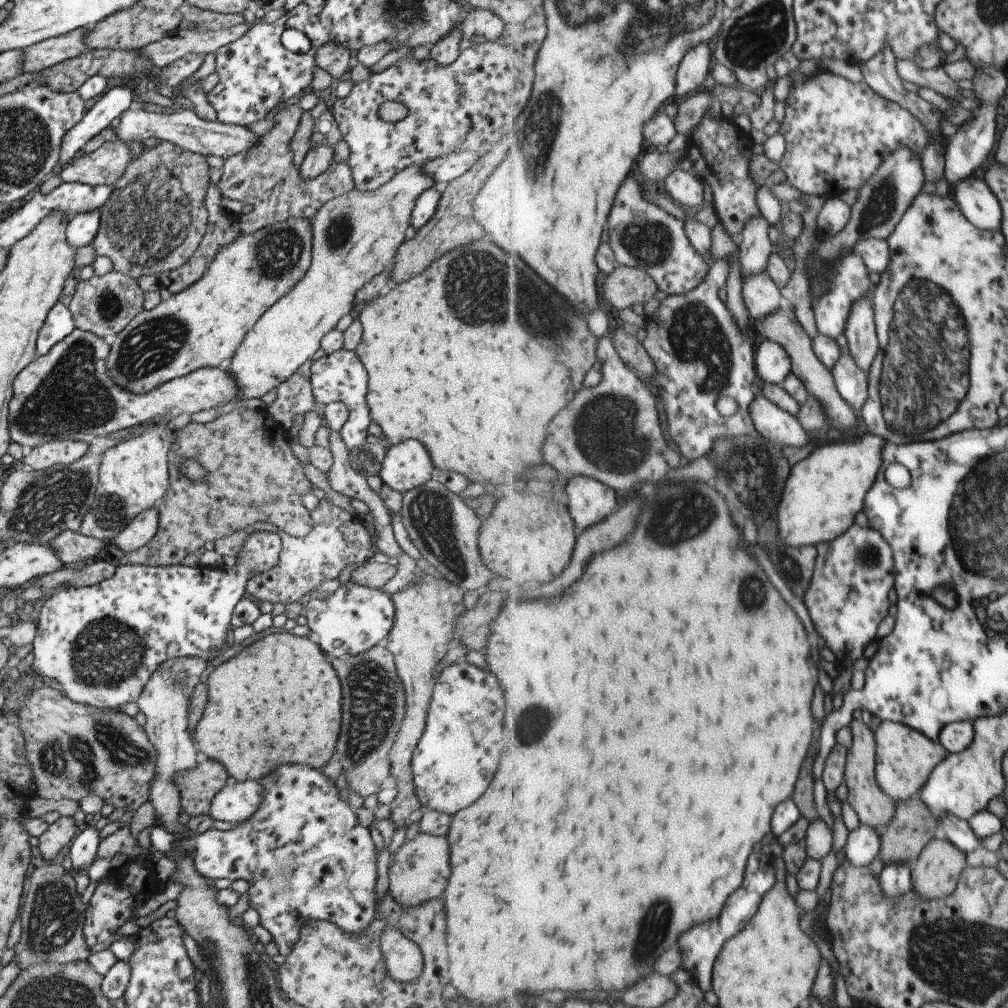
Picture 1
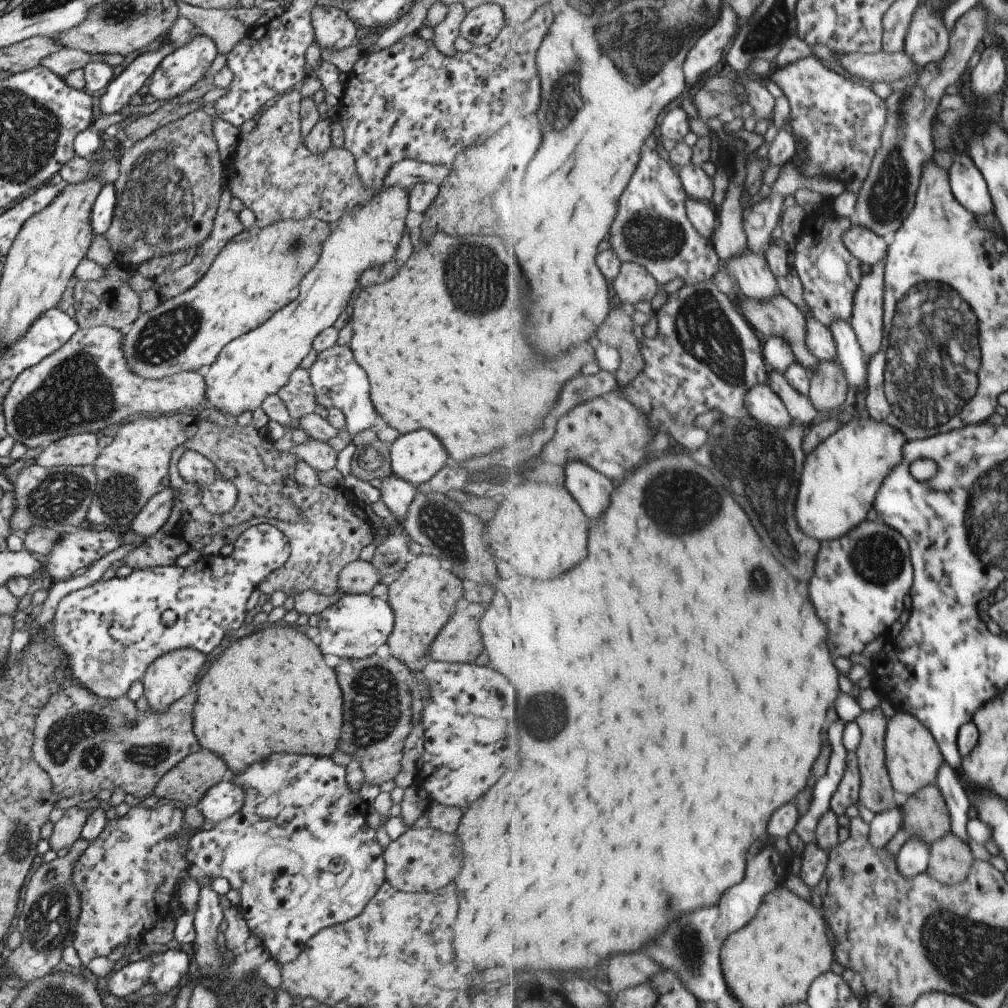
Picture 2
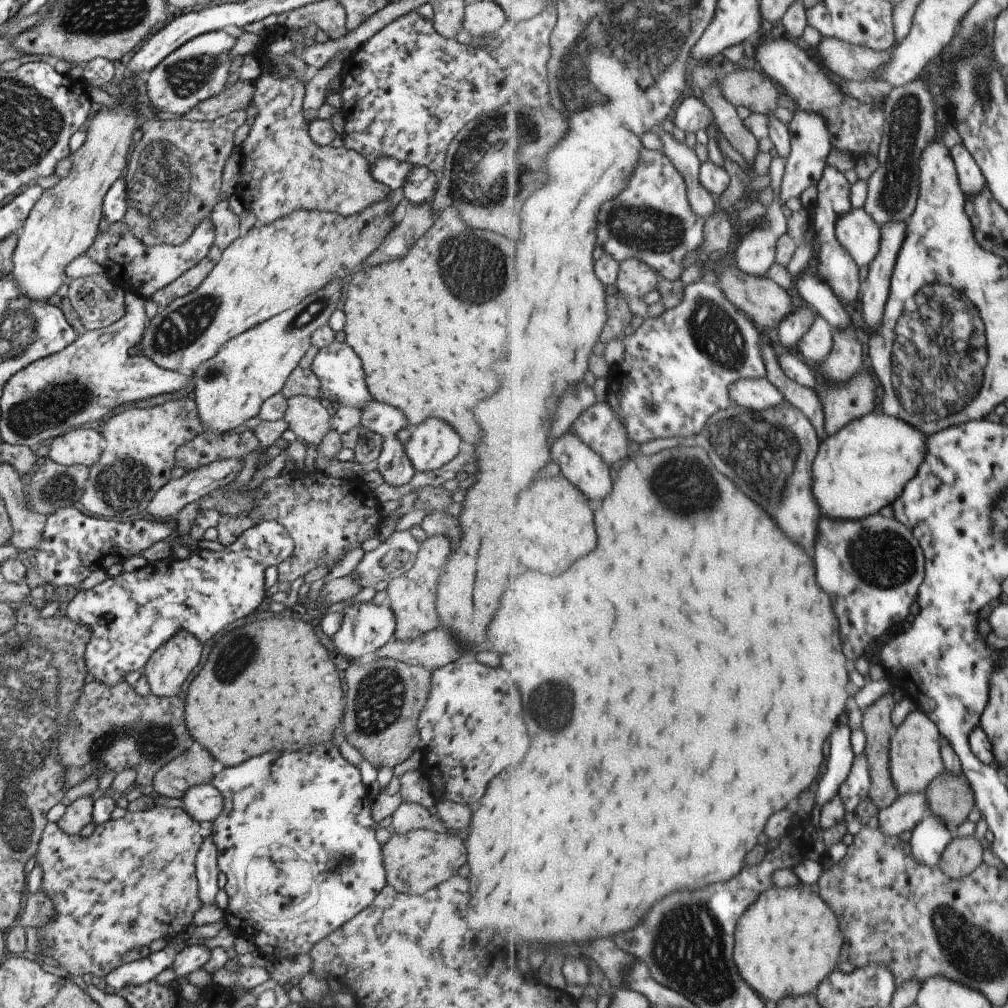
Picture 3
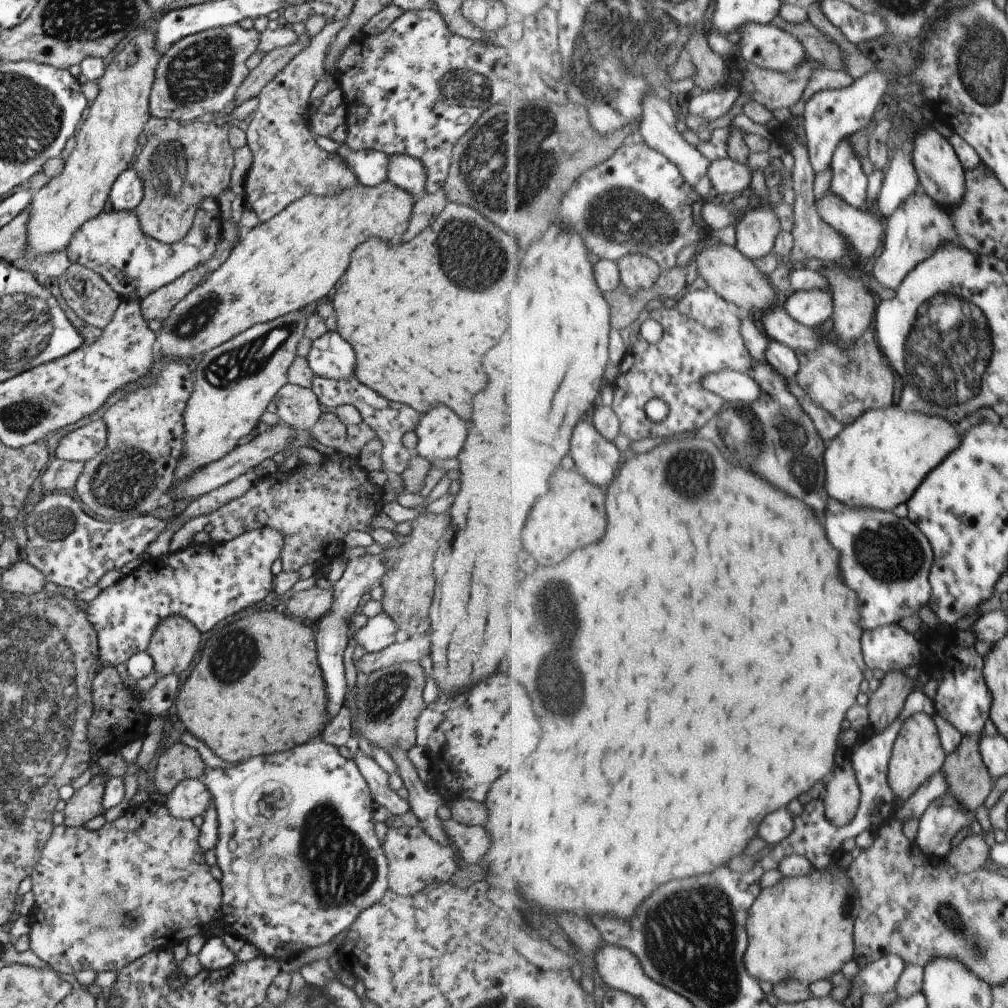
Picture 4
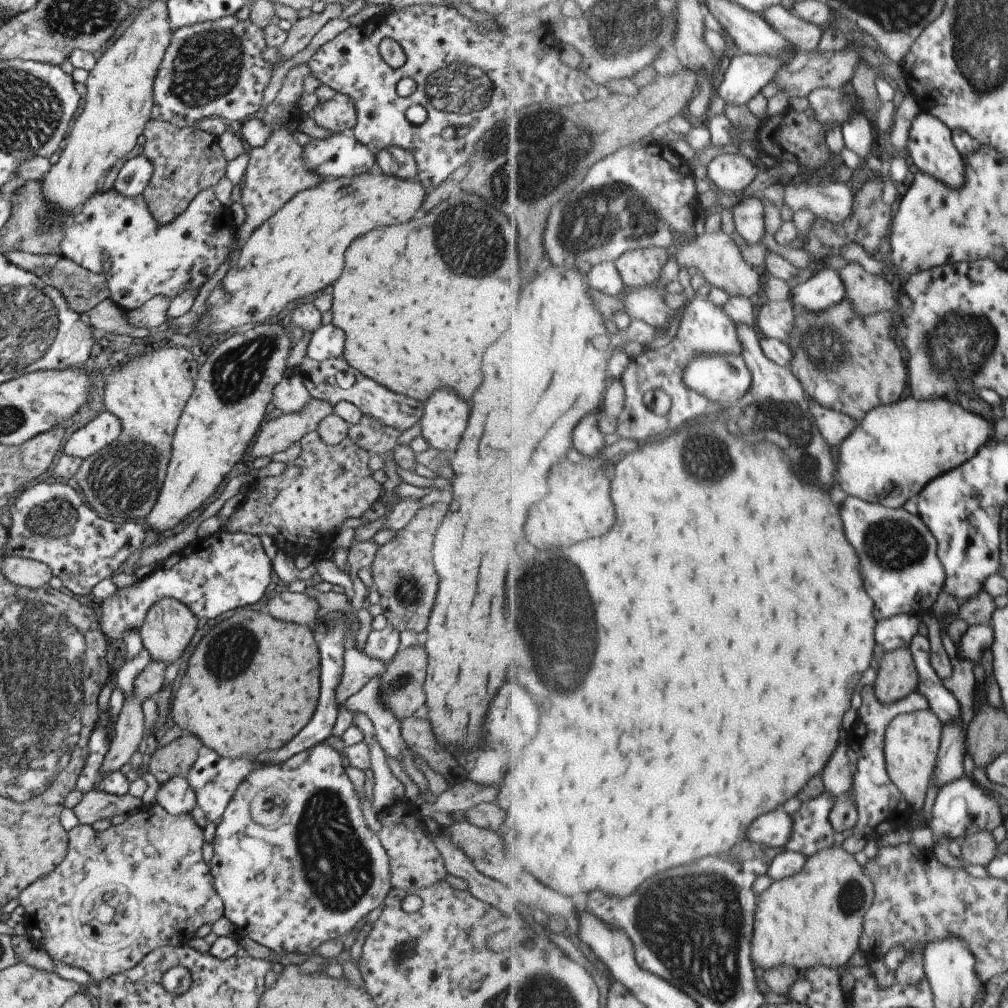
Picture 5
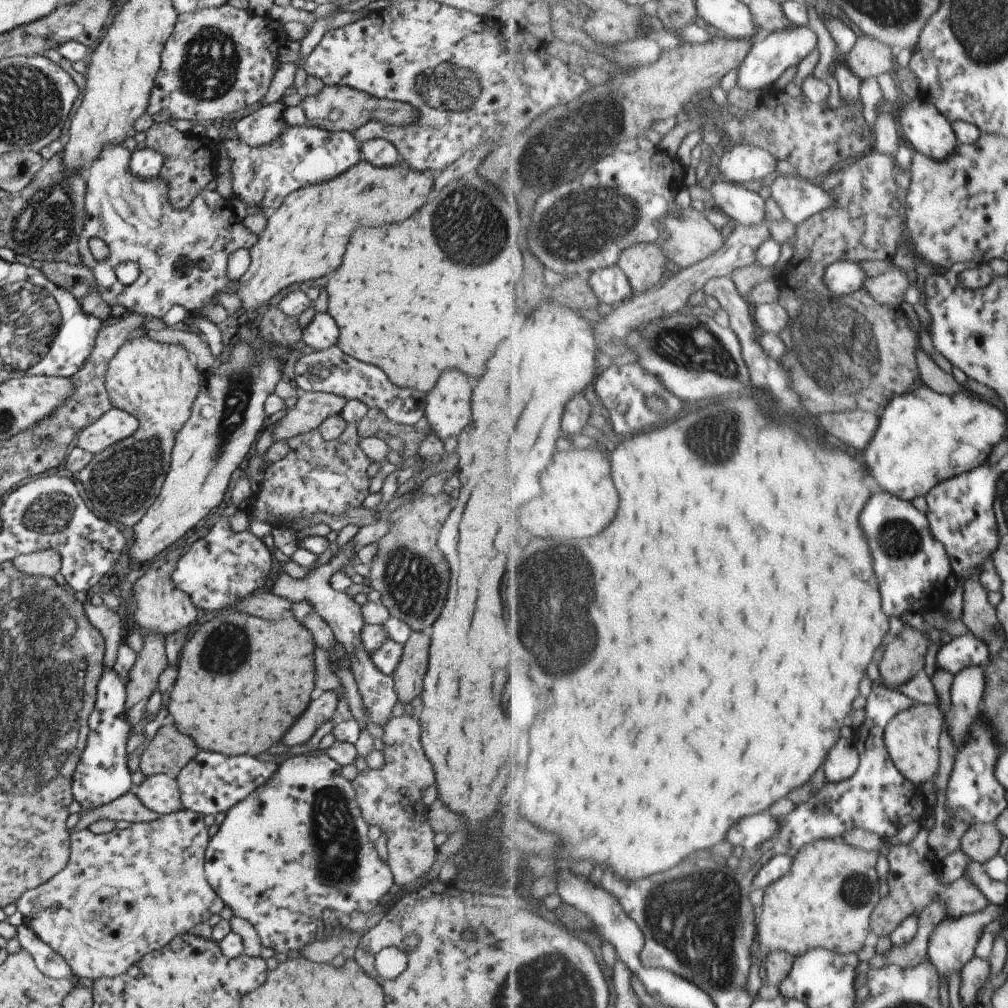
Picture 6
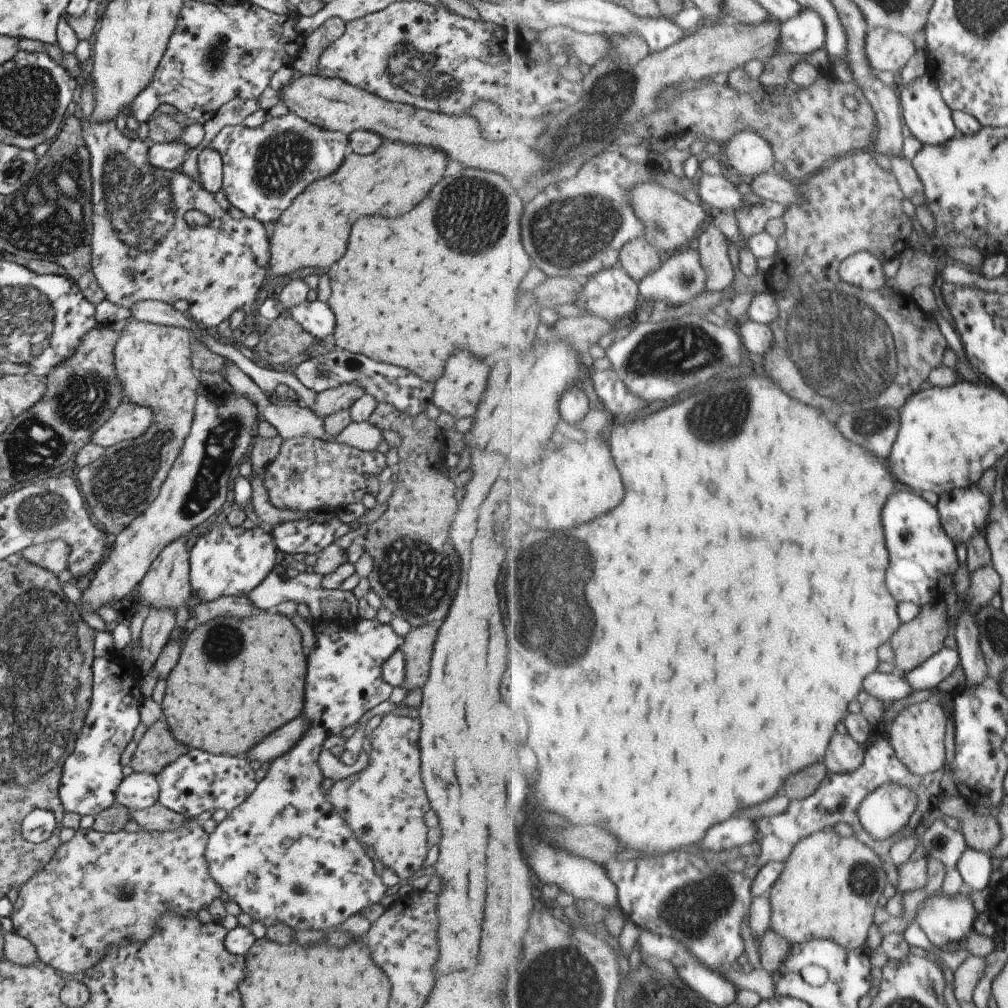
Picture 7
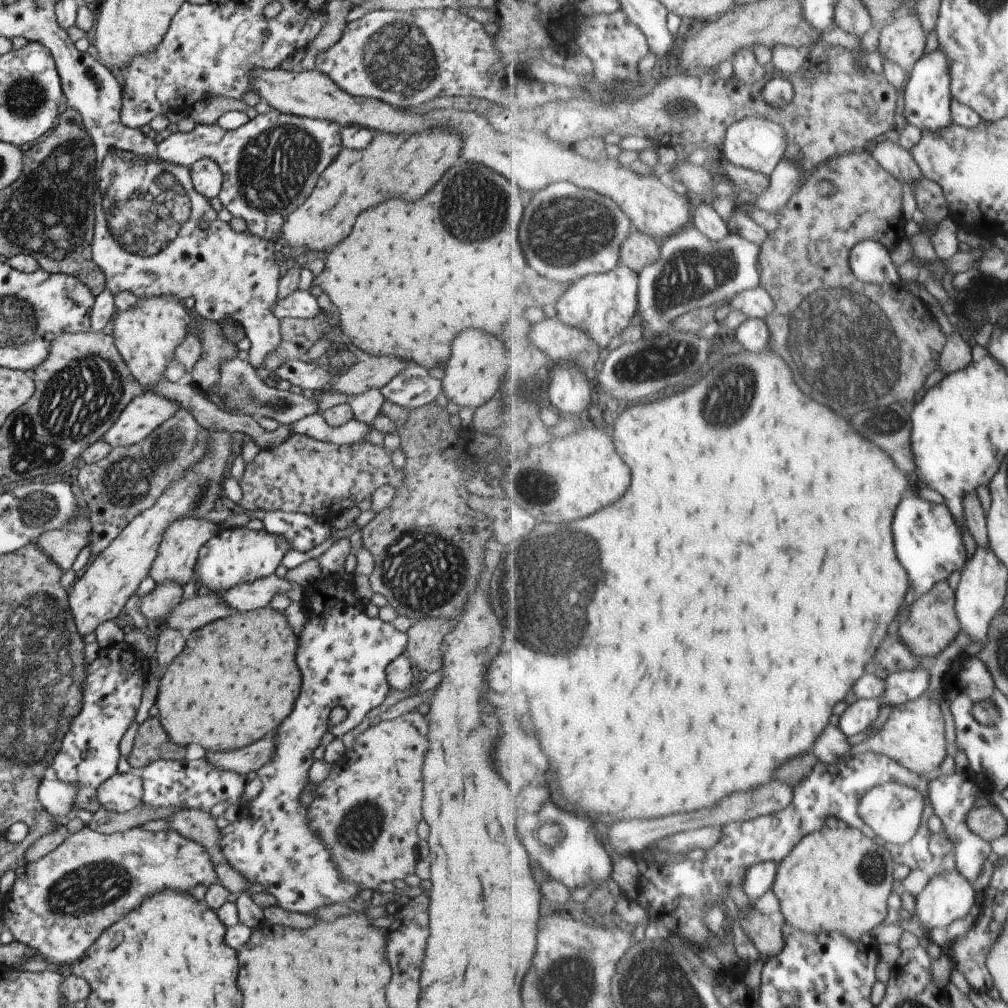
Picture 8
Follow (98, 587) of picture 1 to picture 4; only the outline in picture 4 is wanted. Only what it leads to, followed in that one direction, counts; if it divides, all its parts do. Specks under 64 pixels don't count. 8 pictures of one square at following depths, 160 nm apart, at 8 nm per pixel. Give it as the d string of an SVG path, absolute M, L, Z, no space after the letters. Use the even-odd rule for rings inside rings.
M268 527L243 532L240 536L221 544L195 544L175 553L166 553L141 563L138 568L124 575L117 583L101 590L87 604L85 616L93 626L97 642L97 660L101 666L115 668L136 653L146 652L149 637L161 620L171 616L183 616L199 633L204 633L223 618L231 616L243 608L251 608L263 600L272 589L271 564L280 558L283 536Z

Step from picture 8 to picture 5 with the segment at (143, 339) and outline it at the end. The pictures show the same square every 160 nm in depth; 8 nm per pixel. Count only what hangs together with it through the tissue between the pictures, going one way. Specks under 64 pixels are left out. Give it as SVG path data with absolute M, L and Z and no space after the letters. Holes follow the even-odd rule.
M185 348L153 349L147 354L130 357L125 364L113 367L105 377L103 403L100 407L119 420L121 432L105 450L83 459L73 476L85 498L84 504L101 519L113 523L134 521L135 518L145 518L153 508L164 482L179 416L193 390L200 356L197 352L187 352Z

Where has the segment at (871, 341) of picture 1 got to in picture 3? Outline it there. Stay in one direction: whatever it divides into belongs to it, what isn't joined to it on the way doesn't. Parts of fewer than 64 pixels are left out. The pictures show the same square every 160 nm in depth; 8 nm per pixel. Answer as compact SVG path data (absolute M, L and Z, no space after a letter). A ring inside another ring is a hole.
M893 221L882 228L882 243L878 257L870 264L866 282L861 290L862 314L870 335L878 331L882 321L887 301L890 299L892 278L898 263L899 253L902 251L904 242L907 240L909 221Z

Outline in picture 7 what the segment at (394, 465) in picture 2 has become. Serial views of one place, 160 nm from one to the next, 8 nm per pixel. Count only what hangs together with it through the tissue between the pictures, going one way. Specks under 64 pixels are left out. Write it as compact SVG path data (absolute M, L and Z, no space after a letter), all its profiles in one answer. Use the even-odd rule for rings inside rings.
M455 350L455 352L449 354L449 358L445 362L443 376L440 376L434 382L431 402L440 411L443 410L443 412L451 414L455 420L473 416L477 402L479 402L479 396L483 394L483 388L485 388L485 382L487 382L487 374L489 374L489 366L483 360L473 358L465 350Z

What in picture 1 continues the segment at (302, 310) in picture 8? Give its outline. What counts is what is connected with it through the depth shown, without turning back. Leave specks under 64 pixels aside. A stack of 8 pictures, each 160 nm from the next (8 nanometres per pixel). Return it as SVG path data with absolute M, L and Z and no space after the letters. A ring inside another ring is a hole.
M341 348L335 352L324 354L311 363L310 387L315 402L324 405L341 402L348 410L348 417L338 430L348 450L360 445L369 436L367 426L369 426L371 420L366 403L367 385L368 376L366 370L359 362L355 351L346 351Z

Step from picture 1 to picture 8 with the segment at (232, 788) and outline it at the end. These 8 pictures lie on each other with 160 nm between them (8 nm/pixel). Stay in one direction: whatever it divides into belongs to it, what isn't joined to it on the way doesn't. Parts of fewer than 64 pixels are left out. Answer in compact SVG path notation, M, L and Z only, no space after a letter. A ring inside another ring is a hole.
M132 771L115 774L107 778L97 791L100 810L115 813L128 813L141 804L143 786L141 778Z

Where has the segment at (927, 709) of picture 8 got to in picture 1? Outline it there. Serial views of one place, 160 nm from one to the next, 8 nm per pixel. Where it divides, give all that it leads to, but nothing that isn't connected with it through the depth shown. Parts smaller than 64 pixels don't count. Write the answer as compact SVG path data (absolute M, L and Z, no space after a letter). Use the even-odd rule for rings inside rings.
M884 721L875 730L878 743L878 766L876 773L881 788L897 802L917 797L930 779L931 773L949 755L940 743L924 733L895 721Z

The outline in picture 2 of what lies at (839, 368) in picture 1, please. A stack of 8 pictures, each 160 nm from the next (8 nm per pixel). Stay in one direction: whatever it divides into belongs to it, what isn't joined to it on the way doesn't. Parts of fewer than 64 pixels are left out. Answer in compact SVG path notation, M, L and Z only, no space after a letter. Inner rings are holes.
M839 319L830 326L838 344L838 360L845 369L851 388L860 388L868 379L868 358L851 320Z

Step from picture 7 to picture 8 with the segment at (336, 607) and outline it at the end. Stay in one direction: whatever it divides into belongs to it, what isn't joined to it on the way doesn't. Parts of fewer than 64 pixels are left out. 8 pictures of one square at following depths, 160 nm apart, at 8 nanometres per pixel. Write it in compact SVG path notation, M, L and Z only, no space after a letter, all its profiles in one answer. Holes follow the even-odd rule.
M271 574L252 582L237 584L220 594L219 598L236 612L253 611L268 606L275 594L283 594L290 589L291 584L288 580Z

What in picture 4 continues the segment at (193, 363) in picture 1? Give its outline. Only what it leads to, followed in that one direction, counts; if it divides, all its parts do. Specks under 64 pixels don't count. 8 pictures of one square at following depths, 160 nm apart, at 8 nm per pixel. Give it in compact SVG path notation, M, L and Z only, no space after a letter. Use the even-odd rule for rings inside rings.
M386 179L373 187L357 185L355 188L343 190L343 192L339 192L339 194L335 194L335 196L323 197L304 195L302 198L291 202L291 204L283 208L279 214L273 216L270 220L258 223L253 229L244 231L240 239L229 252L223 264L215 271L211 272L205 280L202 280L202 282L195 286L182 300L179 300L178 304L175 304L175 306L171 308L170 315L167 316L167 319L161 321L161 328L157 330L159 331L159 335L155 334L154 347L158 353L163 356L163 359L186 360L192 358L196 361L196 359L203 356L209 350L220 346L223 342L227 342L227 340L230 340L233 336L237 336L237 334L244 332L247 328L255 324L270 322L279 316L284 316L285 314L297 311L299 308L304 308L307 304L311 304L311 302L321 300L323 296L327 296L329 290L334 288L335 284L338 283L337 280L343 276L353 246L355 246L355 244L361 244L361 242L367 240L369 236L383 238L383 242L399 239L400 235L403 234L407 227L412 207L413 202L411 202L411 196L409 196L405 190L397 188L395 184L392 184Z

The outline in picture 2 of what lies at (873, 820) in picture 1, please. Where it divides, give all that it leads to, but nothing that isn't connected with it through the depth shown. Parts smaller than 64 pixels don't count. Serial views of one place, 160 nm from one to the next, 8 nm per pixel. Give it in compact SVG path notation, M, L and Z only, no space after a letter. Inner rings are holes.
M877 707L875 710L864 711L856 720L862 730L862 741L857 750L862 772L862 791L860 802L875 815L897 807L895 804L895 789L886 765L886 732L888 731L888 718L885 718L883 710Z

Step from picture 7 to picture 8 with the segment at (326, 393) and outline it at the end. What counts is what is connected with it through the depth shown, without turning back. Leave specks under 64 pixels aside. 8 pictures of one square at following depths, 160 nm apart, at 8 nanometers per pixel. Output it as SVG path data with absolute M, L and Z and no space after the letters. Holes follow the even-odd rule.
M369 356L363 362L352 362L326 389L326 392L357 396L371 389L381 389L406 362L395 356Z

